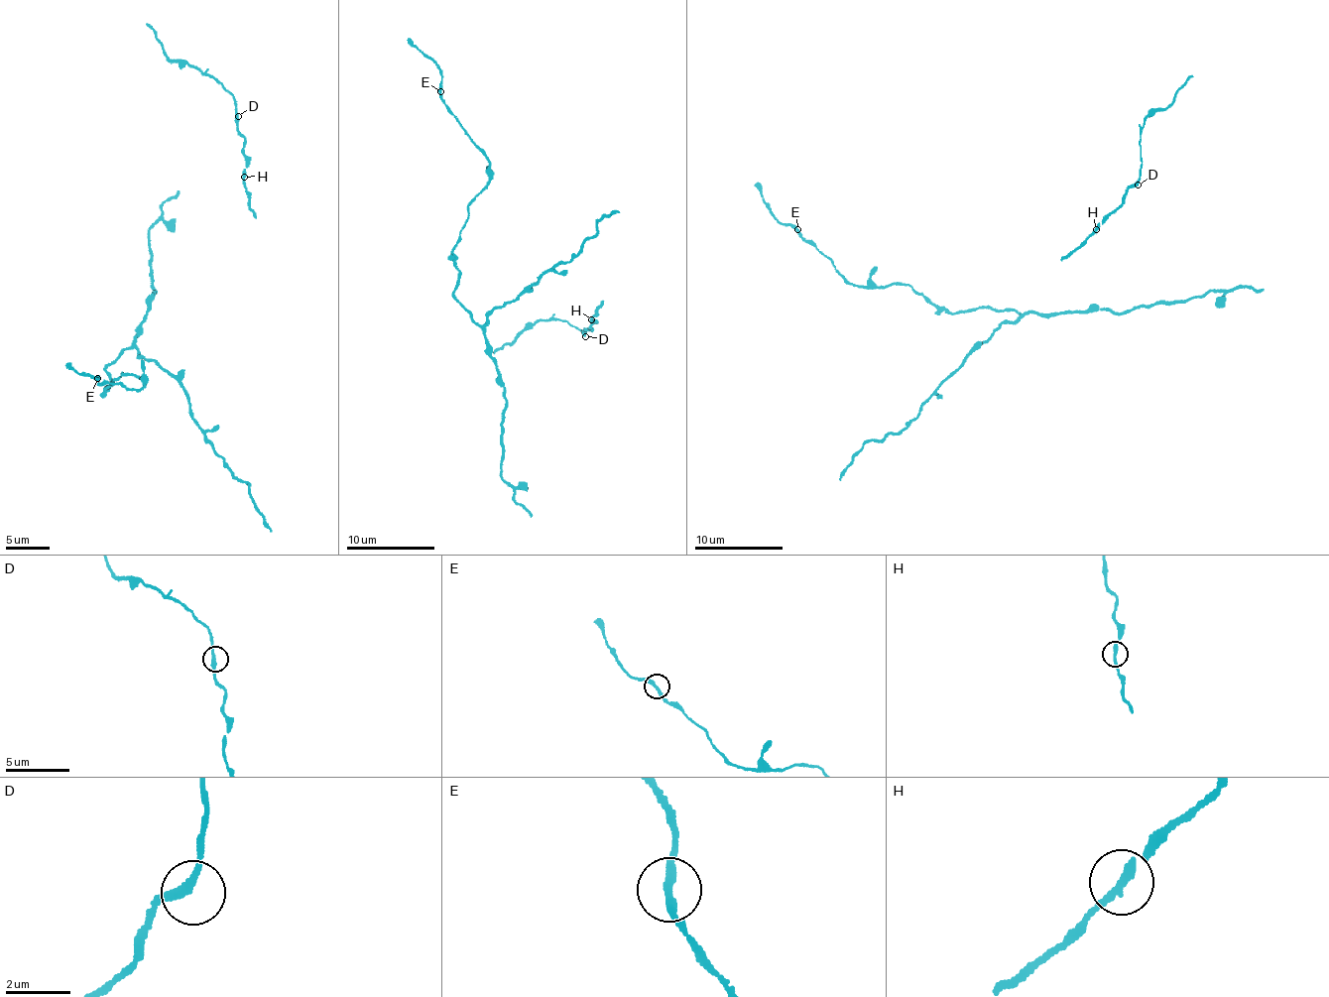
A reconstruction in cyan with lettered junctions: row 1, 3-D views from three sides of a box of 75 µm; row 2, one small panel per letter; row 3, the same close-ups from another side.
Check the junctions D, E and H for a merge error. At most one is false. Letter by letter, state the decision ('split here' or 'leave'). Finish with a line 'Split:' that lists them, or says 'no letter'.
D: leave
E: leave
H: leave
Split: no letter

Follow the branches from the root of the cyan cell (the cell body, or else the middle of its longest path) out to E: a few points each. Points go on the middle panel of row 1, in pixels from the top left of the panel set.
E: (497, 368), (483, 327), (455, 299), (459, 270), (452, 252), (467, 206), (489, 178), (489, 160), (440, 91)

